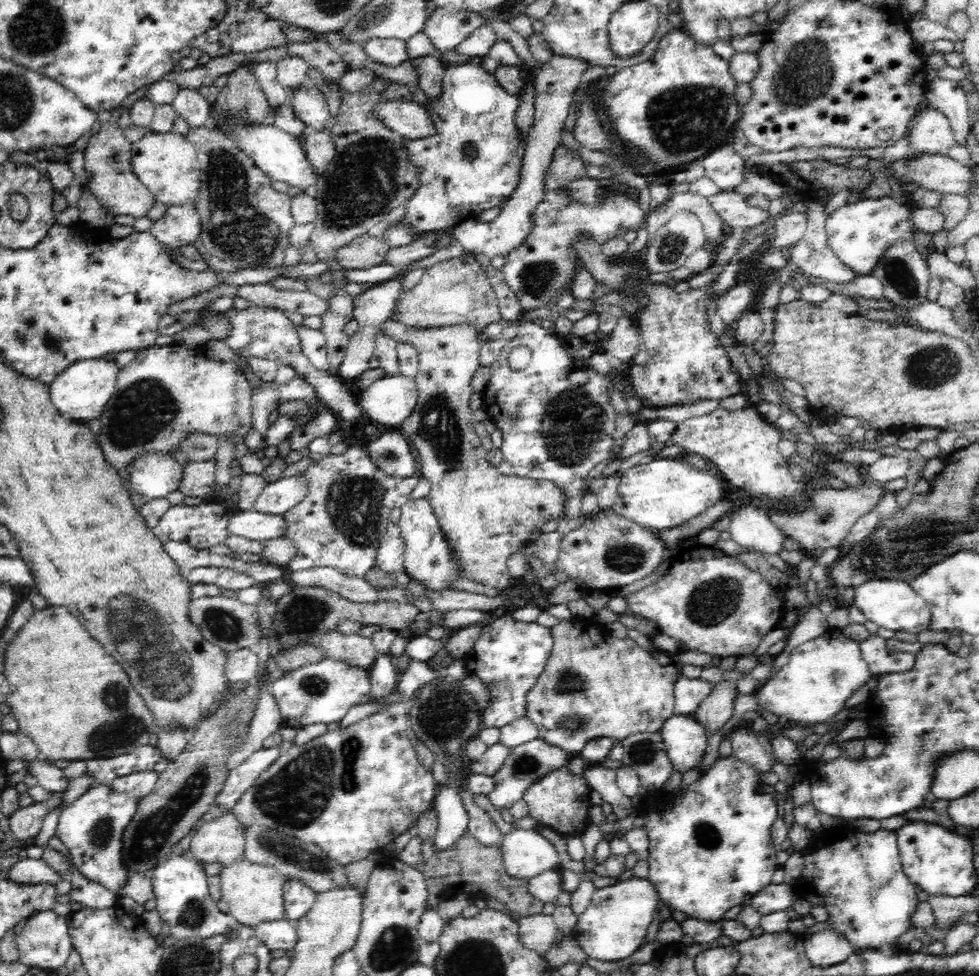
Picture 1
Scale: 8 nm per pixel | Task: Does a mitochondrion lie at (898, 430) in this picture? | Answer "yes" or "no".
no

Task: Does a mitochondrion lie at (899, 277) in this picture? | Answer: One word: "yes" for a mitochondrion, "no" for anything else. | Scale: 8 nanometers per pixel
yes

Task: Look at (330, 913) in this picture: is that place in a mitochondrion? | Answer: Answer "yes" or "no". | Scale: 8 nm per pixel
no

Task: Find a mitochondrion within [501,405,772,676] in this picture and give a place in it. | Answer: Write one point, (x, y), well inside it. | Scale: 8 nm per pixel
(719, 598)

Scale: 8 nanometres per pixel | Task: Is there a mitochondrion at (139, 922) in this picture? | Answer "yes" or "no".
no

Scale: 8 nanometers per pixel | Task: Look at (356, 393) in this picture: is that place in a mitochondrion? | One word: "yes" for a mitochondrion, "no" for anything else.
no

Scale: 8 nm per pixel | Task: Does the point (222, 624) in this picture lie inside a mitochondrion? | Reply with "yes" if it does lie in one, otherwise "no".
yes

